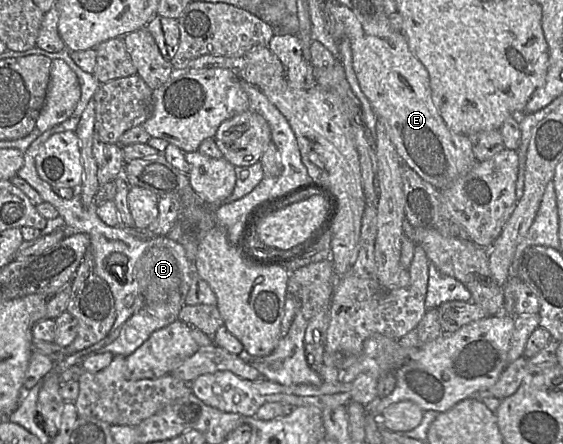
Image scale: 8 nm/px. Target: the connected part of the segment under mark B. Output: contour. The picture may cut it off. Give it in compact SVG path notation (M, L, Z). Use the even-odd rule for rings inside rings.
M71 116L38 136L24 152L23 166L17 172L17 176L28 182L42 200L52 204L59 213L58 217L47 220L42 235L50 234L56 229L64 229L66 237L77 233L87 234L90 239L89 249L94 255L95 274L107 283L114 298L116 319L108 335L98 343L55 362L53 372L58 374L73 365L80 365L86 358L98 353L110 352L125 357L132 354L154 331L178 319L178 314L185 305L193 275L193 263L180 243L166 236L139 238L120 225L108 226L97 215L98 206L83 204L79 190L76 190L71 199L65 199L57 195L53 187L39 177L35 166L39 147L55 133L75 132L78 122L79 118Z

